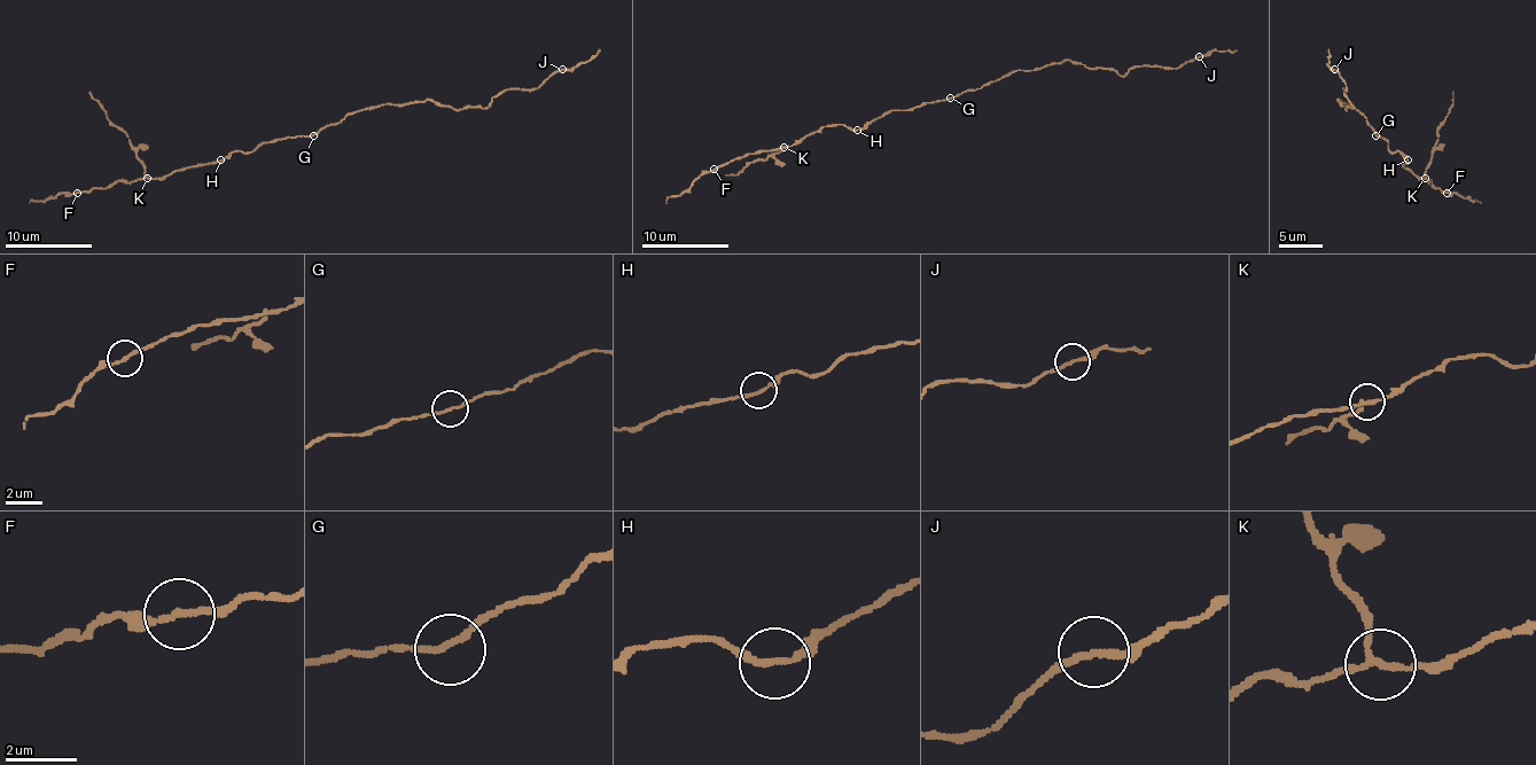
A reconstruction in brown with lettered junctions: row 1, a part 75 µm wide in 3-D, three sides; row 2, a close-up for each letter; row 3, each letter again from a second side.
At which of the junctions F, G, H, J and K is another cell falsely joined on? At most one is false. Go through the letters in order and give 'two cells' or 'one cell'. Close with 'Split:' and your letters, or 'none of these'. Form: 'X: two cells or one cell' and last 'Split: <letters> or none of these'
F: one cell
G: one cell
H: one cell
J: one cell
K: two cells
Split: K

